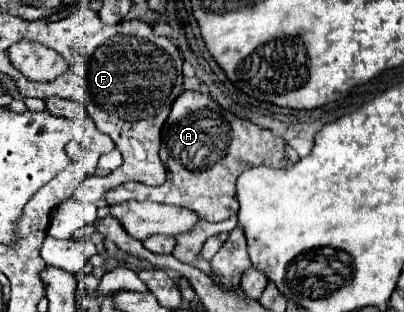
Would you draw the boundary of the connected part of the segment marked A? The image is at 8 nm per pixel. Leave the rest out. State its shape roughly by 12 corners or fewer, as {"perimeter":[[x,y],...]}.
{"perimeter":[[183,91],[163,125],[167,183],[109,205],[157,201],[205,221],[237,213],[237,177],[283,169],[285,141]]}

